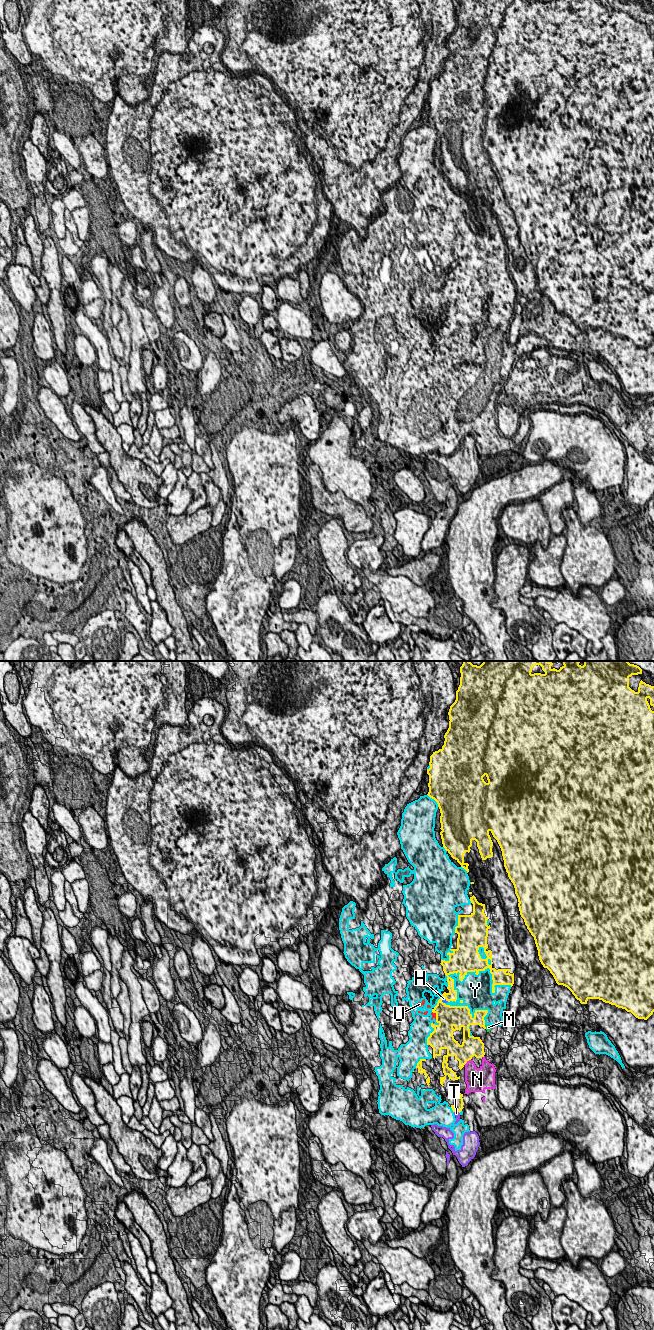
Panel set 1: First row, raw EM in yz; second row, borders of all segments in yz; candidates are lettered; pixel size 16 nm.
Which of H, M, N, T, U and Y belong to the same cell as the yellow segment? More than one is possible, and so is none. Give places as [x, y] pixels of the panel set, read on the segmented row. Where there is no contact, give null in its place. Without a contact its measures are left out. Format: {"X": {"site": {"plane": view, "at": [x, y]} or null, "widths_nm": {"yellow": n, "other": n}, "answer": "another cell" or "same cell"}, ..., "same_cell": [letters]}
{"H": {"site": {"plane": "yz", "at": [445, 998]}, "widths_nm": {"yellow": 280, "other": 60}, "answer": "another cell"}, "M": {"site": {"plane": "yz", "at": [485, 1027]}, "widths_nm": {"yellow": 170, "other": 100}, "answer": "another cell"}, "N": {"site": {"plane": "yz", "at": [467, 1060]}, "widths_nm": {"yellow": 320, "other": 260}, "answer": "another cell"}, "T": {"site": {"plane": "yz", "at": [457, 1110]}, "widths_nm": {"yellow": 140, "other": 90}, "answer": "another cell"}, "U": {"site": {"plane": "yz", "at": [436, 1015]}, "widths_nm": {"yellow": 360, "other": 60}, "answer": "another cell"}, "Y": {"site": {"plane": "yz", "at": [482, 970]}, "widths_nm": {"yellow": 360, "other": 360}, "answer": "another cell"}, "same_cell": []}

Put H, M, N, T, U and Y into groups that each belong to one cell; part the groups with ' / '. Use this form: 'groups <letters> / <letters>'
groups H M N U Y / T

